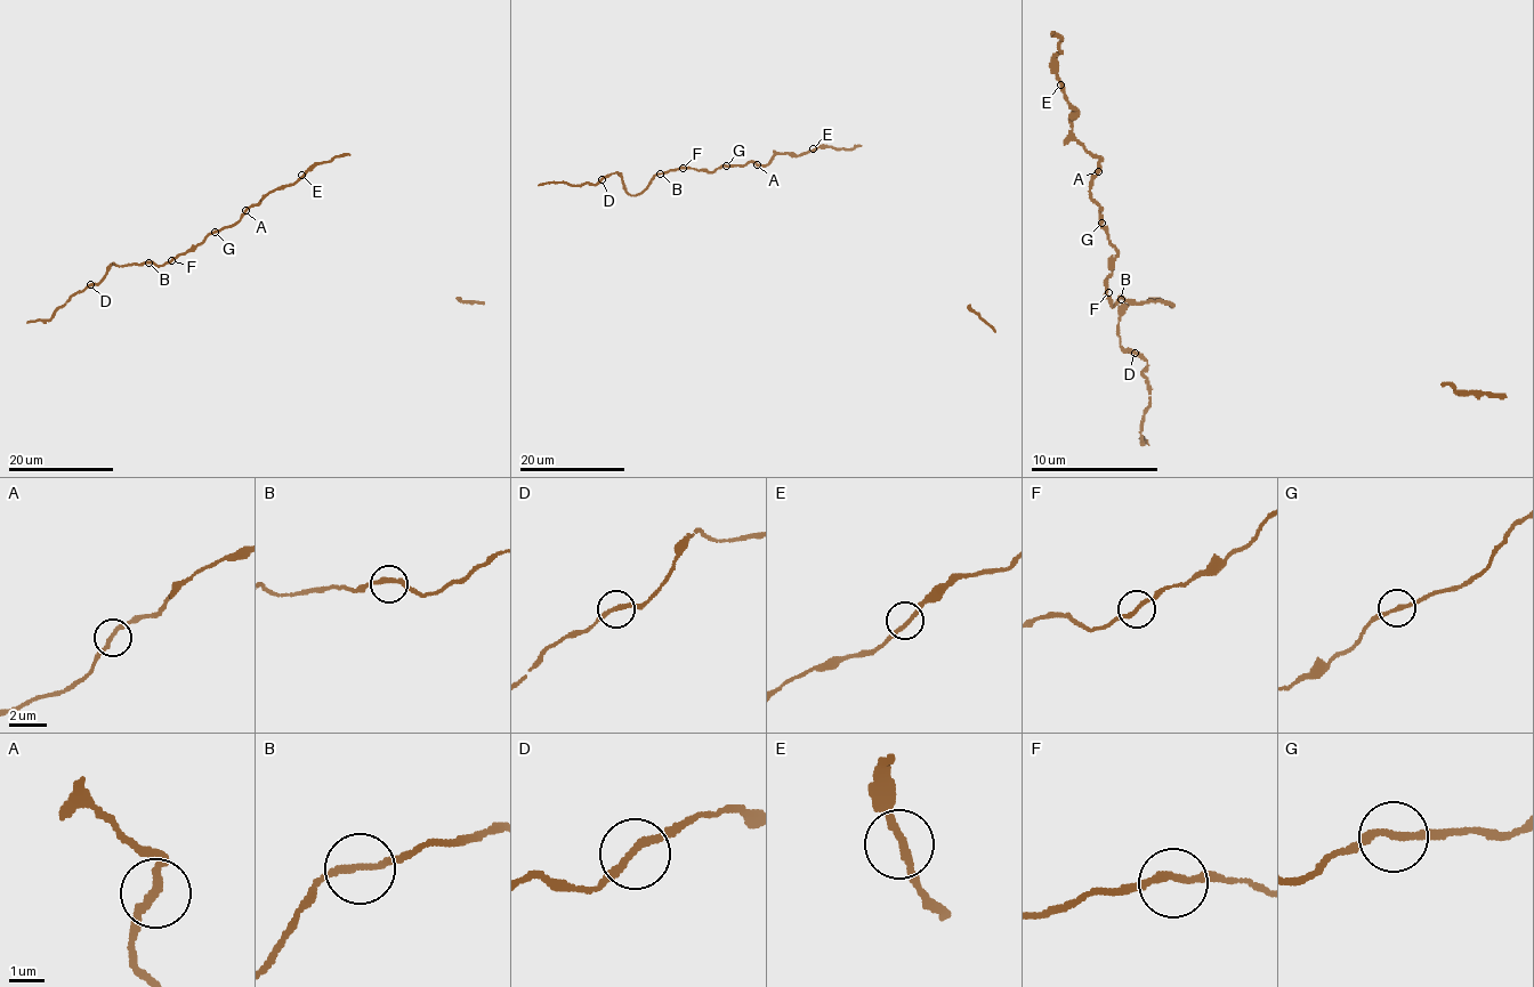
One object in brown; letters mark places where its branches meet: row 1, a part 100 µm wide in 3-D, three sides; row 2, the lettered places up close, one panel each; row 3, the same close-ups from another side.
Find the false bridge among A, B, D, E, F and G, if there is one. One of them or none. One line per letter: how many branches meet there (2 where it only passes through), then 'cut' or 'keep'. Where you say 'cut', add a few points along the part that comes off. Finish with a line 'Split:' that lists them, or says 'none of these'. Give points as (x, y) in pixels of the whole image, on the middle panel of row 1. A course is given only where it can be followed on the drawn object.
A: 2 branches meet; keep
B: 2 branches meet; keep
D: 2 branches meet; keep
E: 2 branches meet; keep
F: 2 branches meet; keep
G: 2 branches meet; keep
Split: none of these

